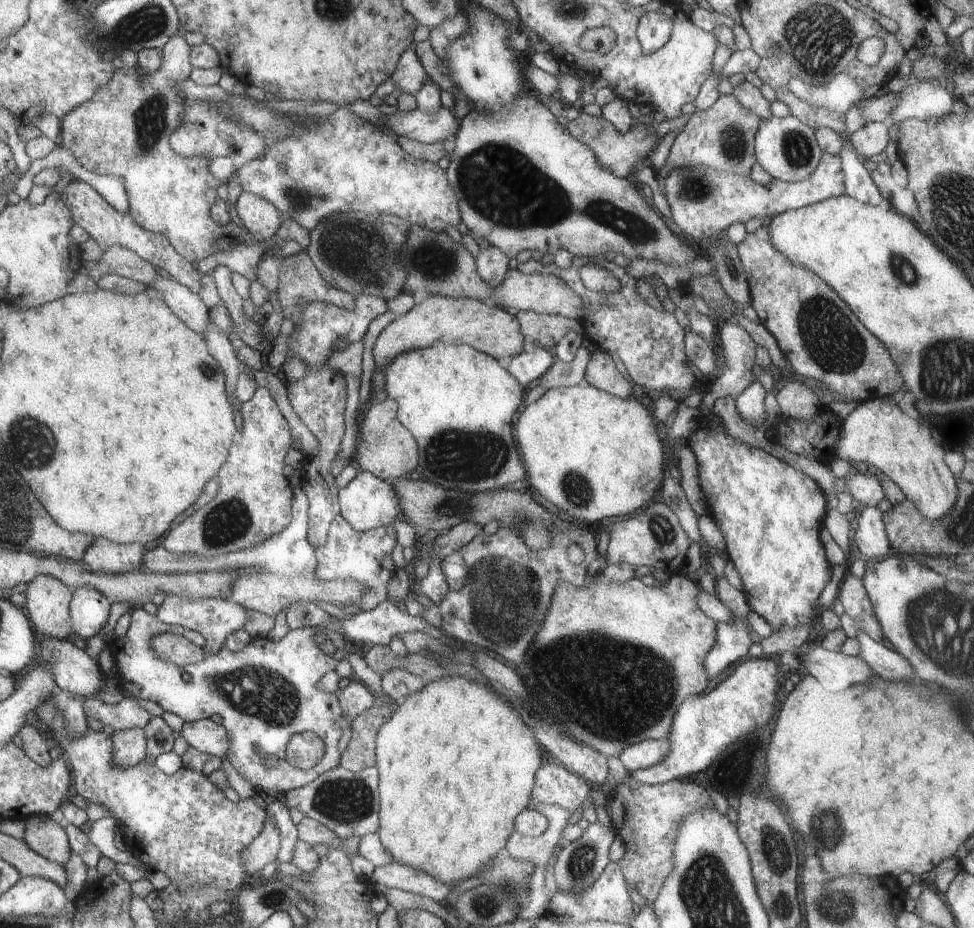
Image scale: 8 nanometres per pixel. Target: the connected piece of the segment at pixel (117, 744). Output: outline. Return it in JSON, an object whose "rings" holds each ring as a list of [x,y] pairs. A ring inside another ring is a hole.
{"rings":[[[140,728],[114,731],[112,742],[112,764],[116,768],[132,768],[146,758],[146,736]]]}

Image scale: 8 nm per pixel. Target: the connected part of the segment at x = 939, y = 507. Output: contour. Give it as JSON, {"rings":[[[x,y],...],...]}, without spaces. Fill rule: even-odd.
{"rings":[[[890,397],[860,403],[842,422],[841,439],[834,459],[852,464],[867,462],[878,468],[896,484],[918,512],[928,520],[942,520],[950,514],[958,497],[954,474],[944,462],[944,448],[934,440],[932,428],[920,420],[910,418]]]}

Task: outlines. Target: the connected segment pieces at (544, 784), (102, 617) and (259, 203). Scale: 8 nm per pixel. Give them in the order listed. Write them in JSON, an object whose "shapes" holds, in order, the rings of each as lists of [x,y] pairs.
{"shapes":[[[[549,759],[542,766],[542,769],[537,772],[537,784],[534,786],[532,796],[534,804],[530,804],[530,807],[532,806],[534,809],[538,802],[544,805],[558,805],[569,811],[574,811],[580,808],[583,802],[587,800],[593,788],[594,786],[590,785],[584,778],[577,776],[576,773],[572,773],[559,762]]],[[[76,586],[70,604],[70,633],[66,639],[83,647],[86,640],[100,634],[108,622],[110,600],[92,586]]],[[[243,192],[233,207],[244,224],[244,228],[257,241],[273,242],[283,224],[282,217],[274,204],[260,196]]]]}

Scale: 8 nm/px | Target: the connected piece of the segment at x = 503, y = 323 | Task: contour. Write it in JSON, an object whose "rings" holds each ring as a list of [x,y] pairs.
{"rings":[[[430,296],[416,304],[408,313],[396,317],[378,336],[373,349],[376,363],[371,383],[374,398],[378,402],[387,399],[386,390],[384,390],[384,386],[386,386],[384,366],[388,366],[394,356],[410,350],[429,348],[436,342],[466,344],[494,359],[500,359],[521,354],[524,336],[520,332],[516,316],[502,310],[502,307],[474,298]]]}

